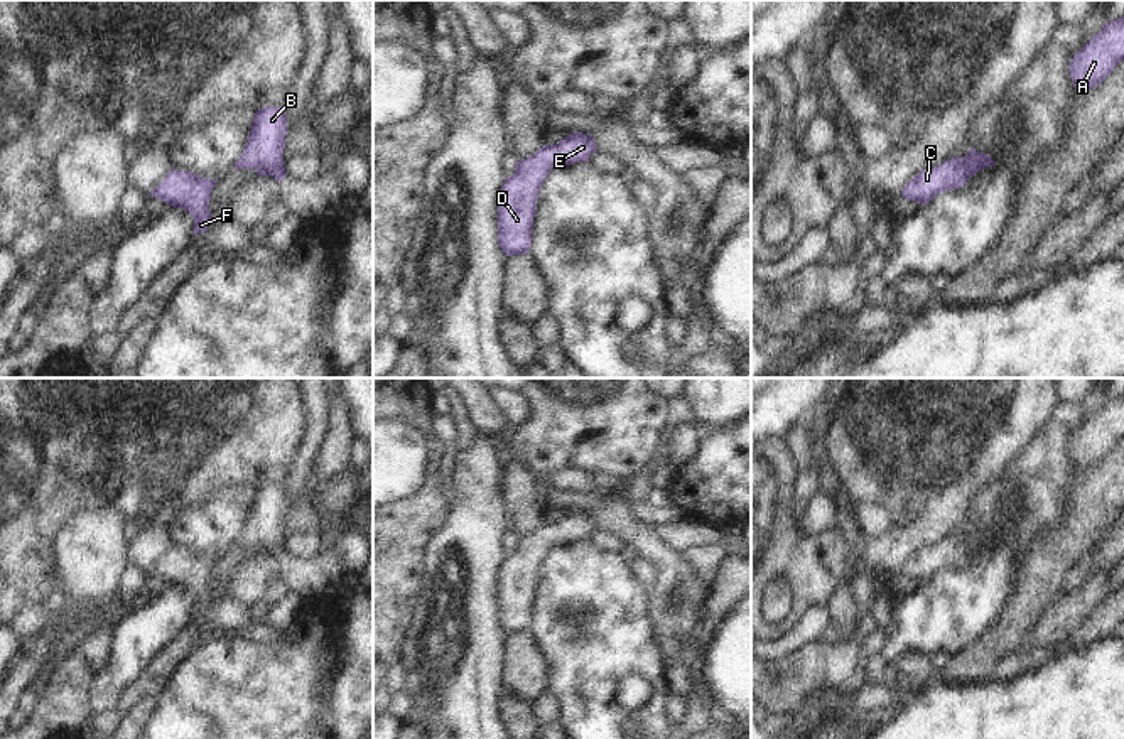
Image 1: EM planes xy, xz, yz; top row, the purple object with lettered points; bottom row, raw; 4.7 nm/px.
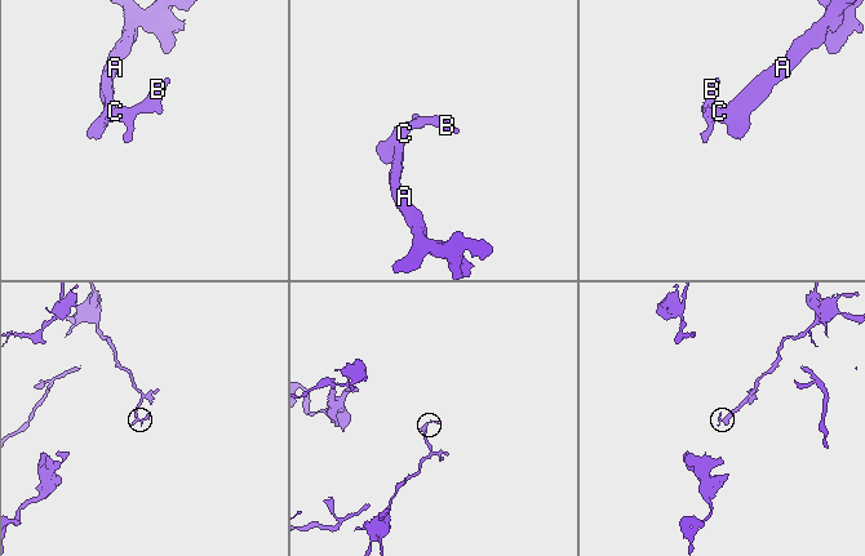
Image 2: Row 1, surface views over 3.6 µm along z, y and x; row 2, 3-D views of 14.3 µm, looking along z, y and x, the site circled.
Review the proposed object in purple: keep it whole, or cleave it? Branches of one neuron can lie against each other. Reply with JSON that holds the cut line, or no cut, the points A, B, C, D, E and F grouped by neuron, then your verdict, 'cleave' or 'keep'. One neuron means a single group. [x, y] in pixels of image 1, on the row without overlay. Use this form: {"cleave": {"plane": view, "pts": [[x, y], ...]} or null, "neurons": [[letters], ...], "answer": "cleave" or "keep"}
{"cleave": null, "neurons": [["A", "B", "C", "D", "E", "F"]], "answer": "keep"}

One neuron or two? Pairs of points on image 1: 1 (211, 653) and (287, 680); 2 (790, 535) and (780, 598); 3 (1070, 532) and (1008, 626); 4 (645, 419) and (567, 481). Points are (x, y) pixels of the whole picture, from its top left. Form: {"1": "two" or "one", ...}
{"1": "one", "2": "two", "3": "one", "4": "two"}

